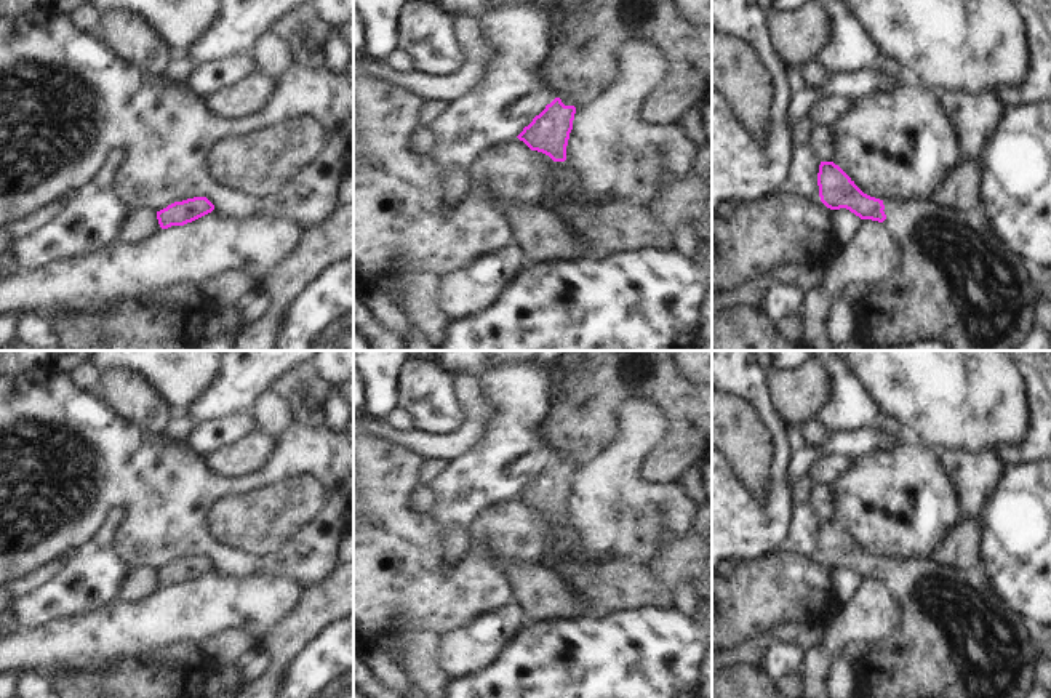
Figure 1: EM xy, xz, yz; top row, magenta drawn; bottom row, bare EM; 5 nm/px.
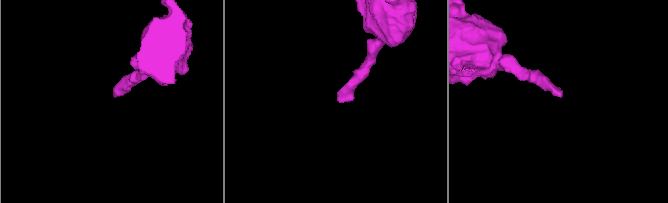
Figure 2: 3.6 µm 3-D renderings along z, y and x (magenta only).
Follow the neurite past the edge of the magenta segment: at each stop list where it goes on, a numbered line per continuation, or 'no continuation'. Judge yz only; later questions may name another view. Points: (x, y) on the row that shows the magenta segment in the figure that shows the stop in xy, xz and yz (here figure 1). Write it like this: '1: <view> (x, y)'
1: yz (959, 285)

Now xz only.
1: xz (619, 226)

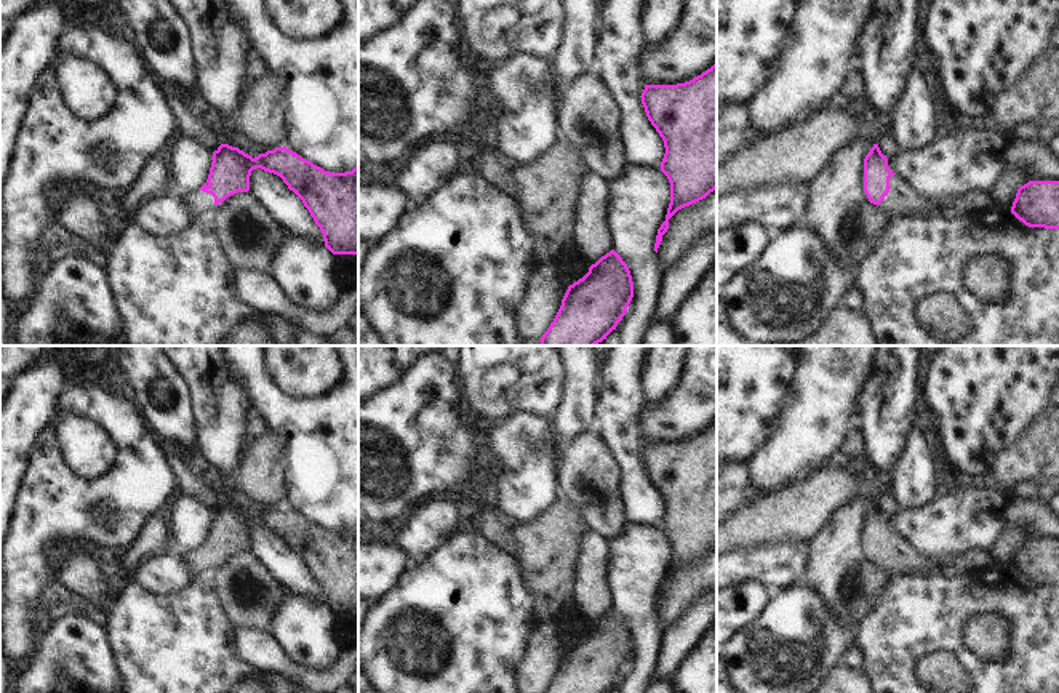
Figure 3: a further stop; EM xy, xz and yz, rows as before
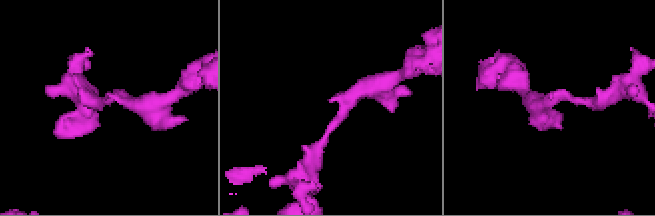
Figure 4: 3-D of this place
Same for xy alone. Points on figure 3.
1: xy (200, 204)

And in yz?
1: yz (901, 200)

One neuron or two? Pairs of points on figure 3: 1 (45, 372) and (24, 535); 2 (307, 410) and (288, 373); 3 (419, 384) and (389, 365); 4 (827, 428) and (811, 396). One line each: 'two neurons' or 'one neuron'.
1: two neurons
2: two neurons
3: two neurons
4: one neuron

